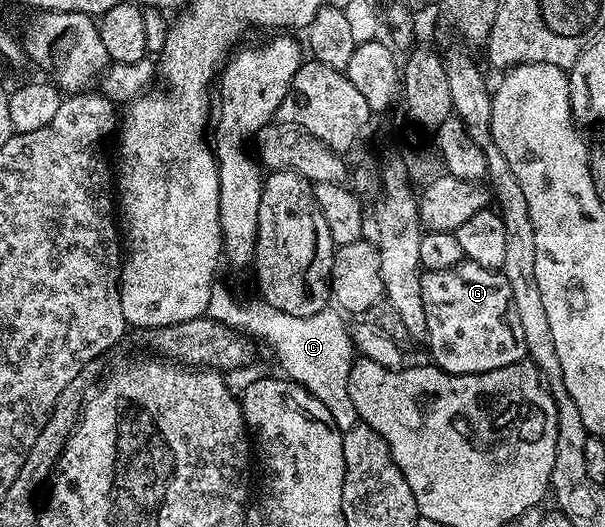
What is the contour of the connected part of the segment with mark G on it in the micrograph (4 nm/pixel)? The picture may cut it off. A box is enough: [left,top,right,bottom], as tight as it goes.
[422,261,526,375]

